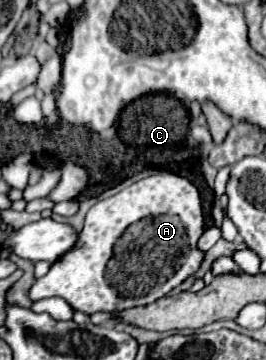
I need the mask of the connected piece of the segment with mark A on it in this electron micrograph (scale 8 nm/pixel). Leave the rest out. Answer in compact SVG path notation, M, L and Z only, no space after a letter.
M148 169L147 174L142 179L126 186L115 195L105 198L105 192L103 193L104 198L99 203L95 203L85 217L85 227L79 235L77 247L73 251L69 251L67 255L63 255L57 263L53 263L53 267L49 269L49 273L45 277L41 277L33 283L33 287L29 291L31 301L41 301L47 297L63 297L75 311L83 311L87 315L97 313L97 311L121 311L121 309L131 309L131 307L139 307L139 305L149 305L153 301L169 295L177 285L181 285L191 273L195 273L199 269L203 253L199 253L199 249L197 249L197 239L203 234L203 210L201 201L199 201L199 191L189 179L171 171L165 171L165 169Z

